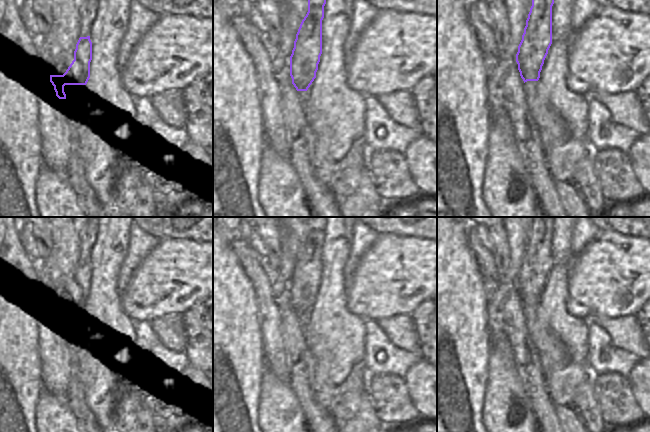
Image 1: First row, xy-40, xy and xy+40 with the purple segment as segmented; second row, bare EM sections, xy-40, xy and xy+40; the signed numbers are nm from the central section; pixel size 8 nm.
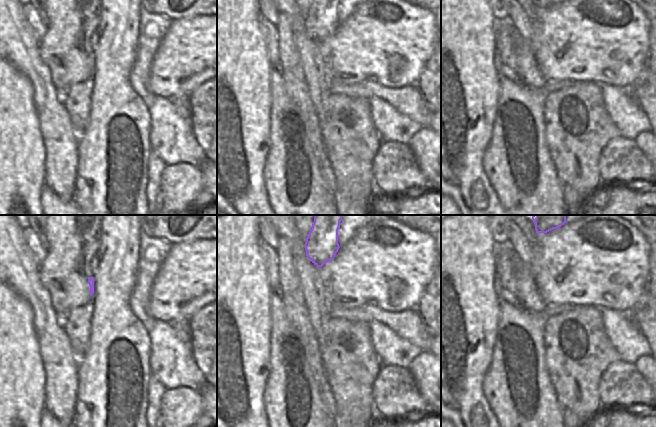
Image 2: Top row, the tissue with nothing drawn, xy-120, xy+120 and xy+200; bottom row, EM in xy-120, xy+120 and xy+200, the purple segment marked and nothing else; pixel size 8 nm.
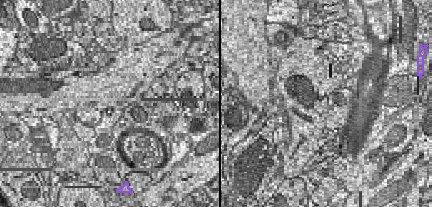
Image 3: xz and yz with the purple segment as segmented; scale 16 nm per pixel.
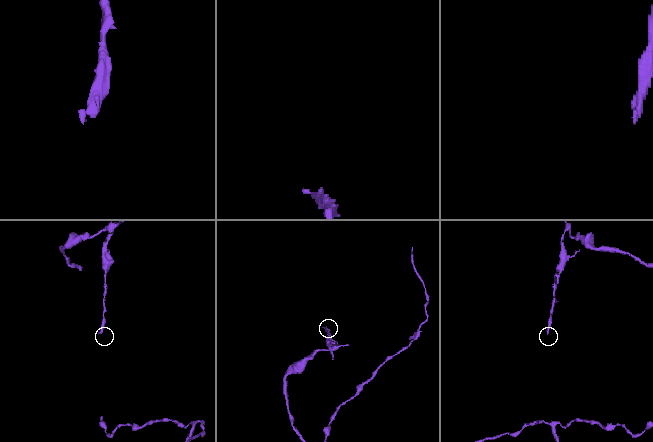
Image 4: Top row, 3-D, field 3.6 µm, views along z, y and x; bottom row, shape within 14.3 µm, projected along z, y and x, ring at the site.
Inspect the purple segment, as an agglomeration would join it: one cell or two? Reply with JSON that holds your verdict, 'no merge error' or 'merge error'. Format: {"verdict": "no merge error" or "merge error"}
{"verdict": "merge error"}

